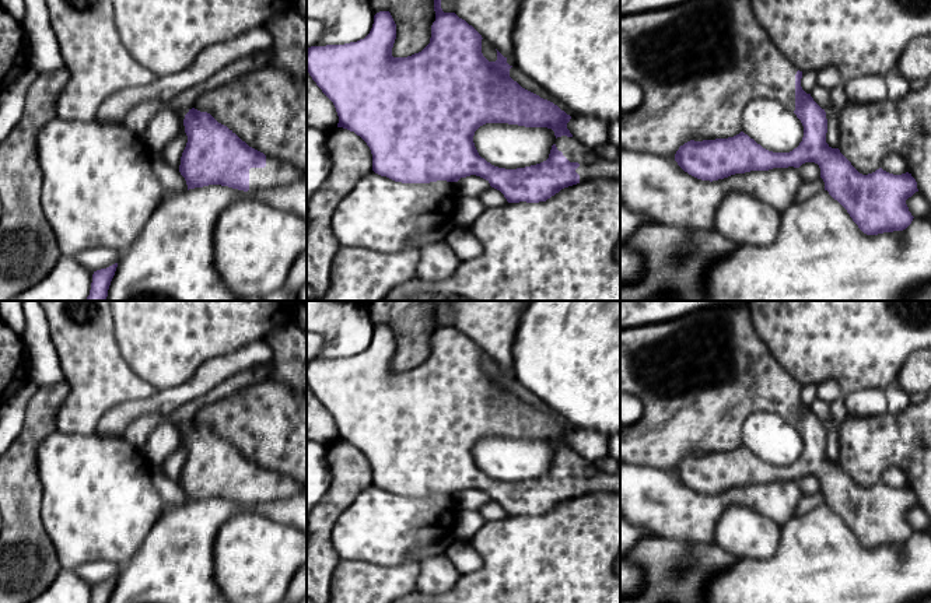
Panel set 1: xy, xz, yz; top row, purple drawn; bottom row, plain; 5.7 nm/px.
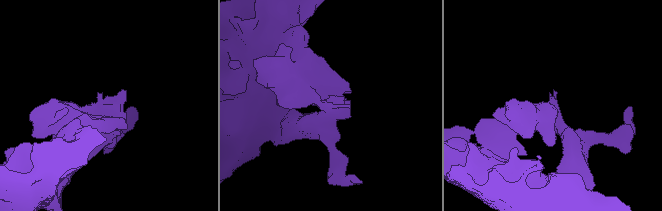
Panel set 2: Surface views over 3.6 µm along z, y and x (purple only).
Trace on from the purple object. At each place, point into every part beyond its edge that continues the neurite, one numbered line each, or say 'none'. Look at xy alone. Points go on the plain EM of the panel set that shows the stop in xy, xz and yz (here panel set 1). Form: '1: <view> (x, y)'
1: xy (277, 486)

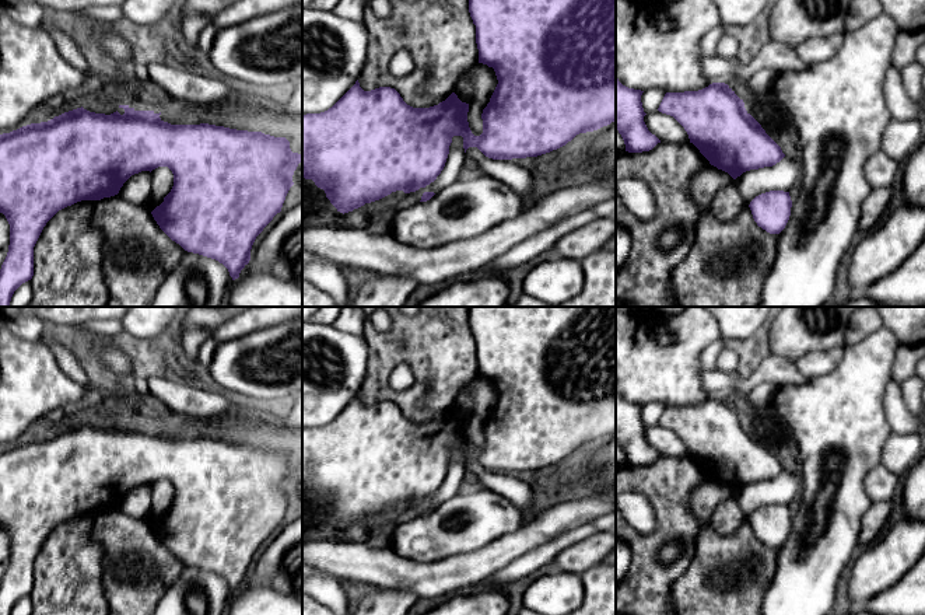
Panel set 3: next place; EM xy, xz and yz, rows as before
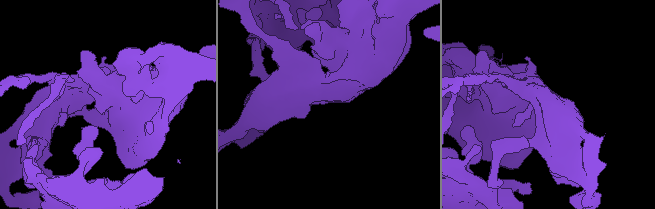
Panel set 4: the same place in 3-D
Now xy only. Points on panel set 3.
1: xy (137, 503)

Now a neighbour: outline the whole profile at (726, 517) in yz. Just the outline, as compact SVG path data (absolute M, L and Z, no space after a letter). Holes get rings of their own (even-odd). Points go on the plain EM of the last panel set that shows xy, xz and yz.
M732 493L715 506L708 524L719 535L730 535L737 531L744 520L736 493Z

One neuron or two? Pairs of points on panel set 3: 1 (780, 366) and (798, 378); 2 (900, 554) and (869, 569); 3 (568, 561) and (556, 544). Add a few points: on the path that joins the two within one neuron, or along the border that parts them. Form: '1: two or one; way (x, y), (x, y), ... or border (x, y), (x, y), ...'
1: one; way (784, 370), (794, 377)
2: one; way (893, 554), (876, 569)
3: two; border (591, 535), (568, 545), (553, 561)

